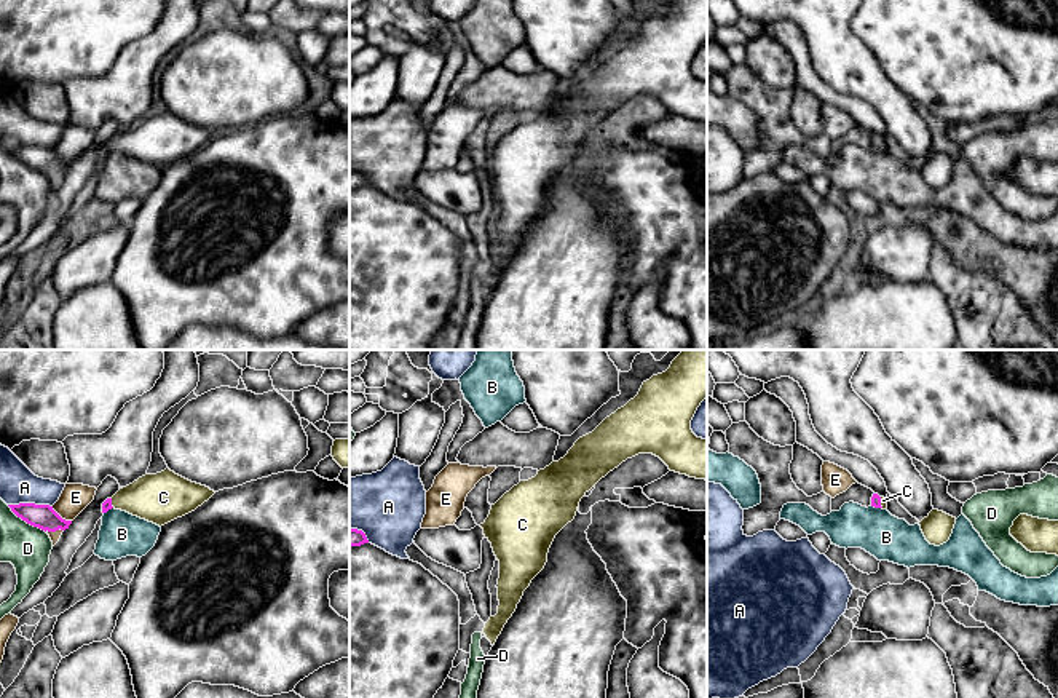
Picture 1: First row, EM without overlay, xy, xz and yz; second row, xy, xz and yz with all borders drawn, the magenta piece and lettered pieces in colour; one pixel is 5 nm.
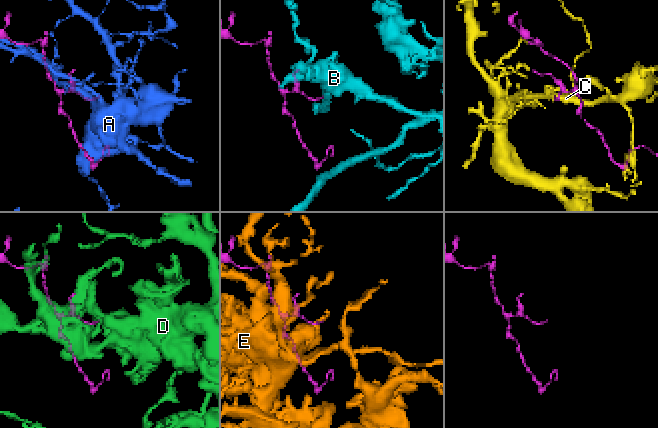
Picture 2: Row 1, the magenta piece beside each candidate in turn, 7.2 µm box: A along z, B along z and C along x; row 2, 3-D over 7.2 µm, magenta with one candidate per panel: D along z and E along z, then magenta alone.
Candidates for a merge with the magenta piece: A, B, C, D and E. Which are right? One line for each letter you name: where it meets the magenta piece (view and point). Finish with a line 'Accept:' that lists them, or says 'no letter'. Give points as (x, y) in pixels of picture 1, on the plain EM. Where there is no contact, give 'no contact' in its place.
C: contact yz (880, 144)
Accept: C

